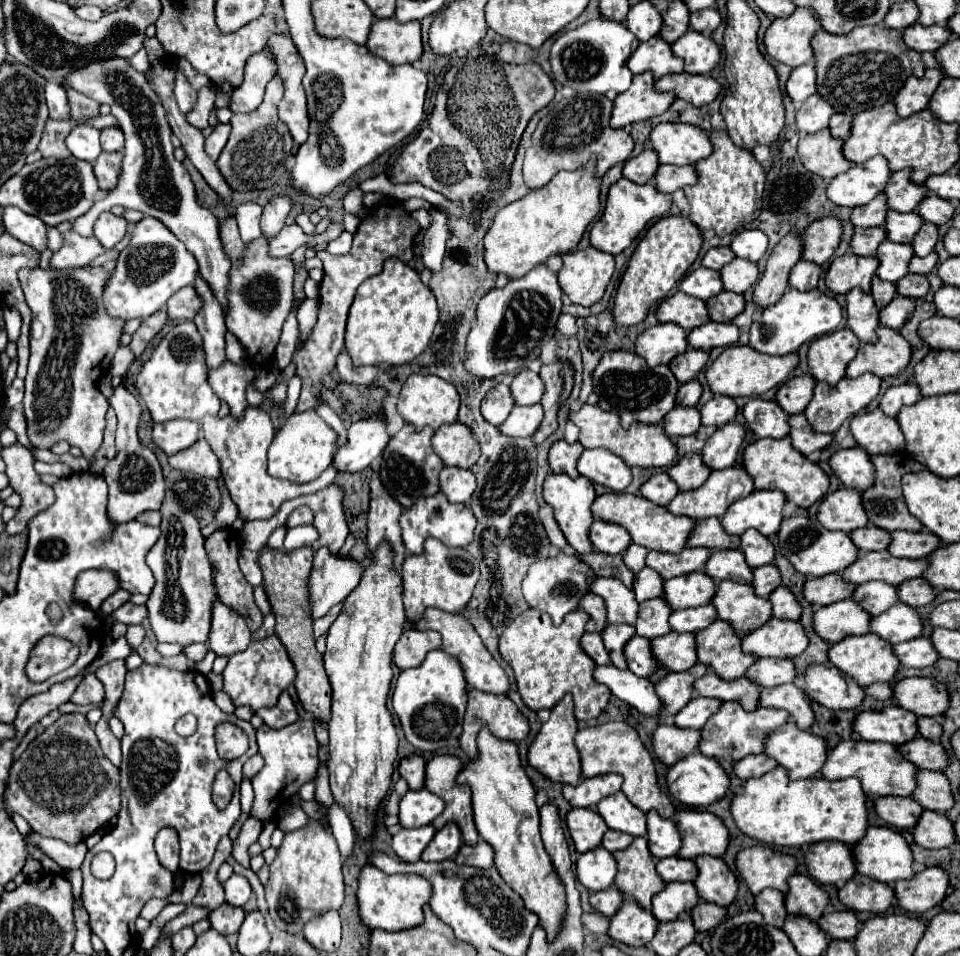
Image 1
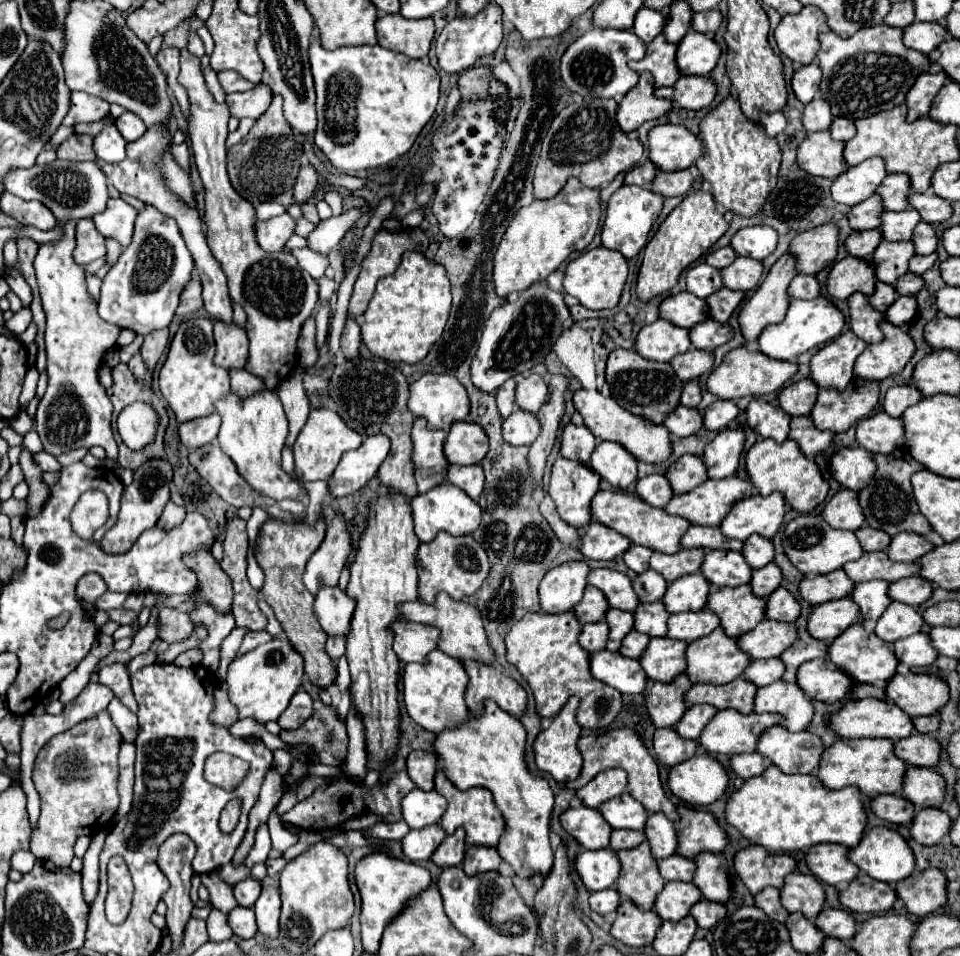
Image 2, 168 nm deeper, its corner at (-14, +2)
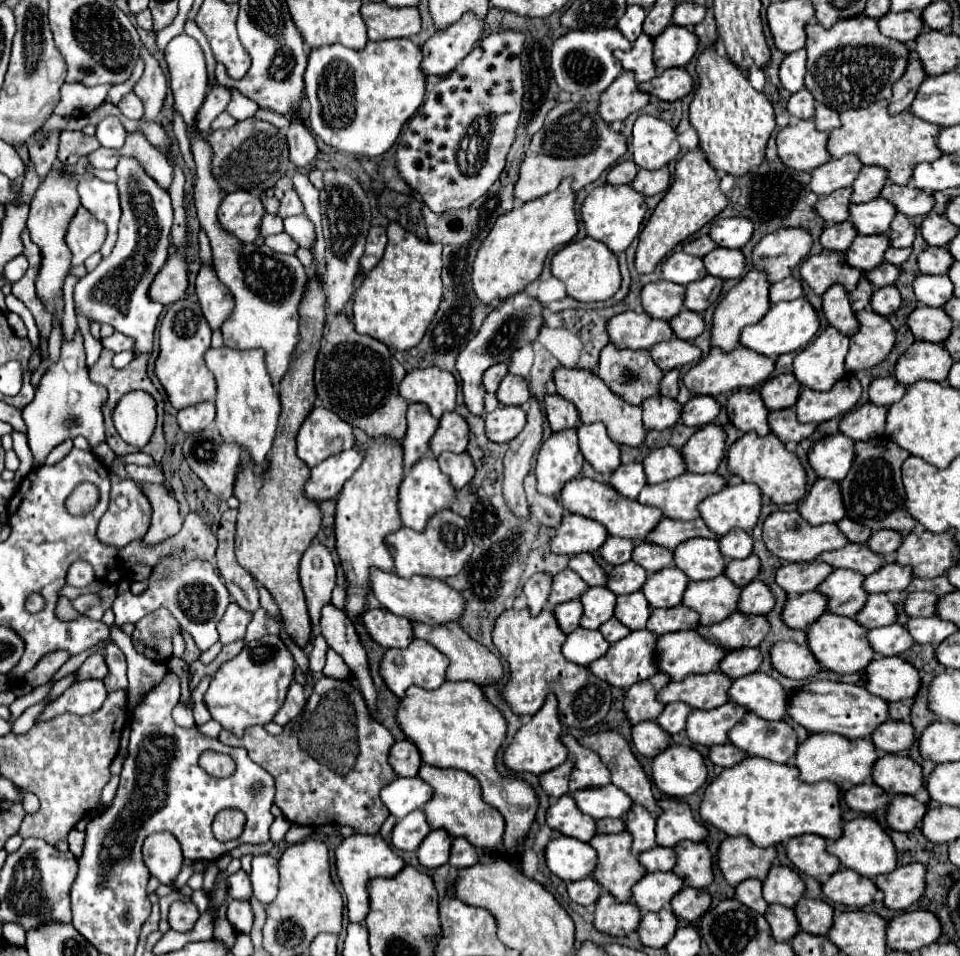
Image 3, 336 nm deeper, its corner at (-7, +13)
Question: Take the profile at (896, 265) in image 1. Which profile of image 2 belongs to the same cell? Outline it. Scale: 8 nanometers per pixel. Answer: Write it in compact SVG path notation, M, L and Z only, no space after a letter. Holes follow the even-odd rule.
M882 241L872 253L872 265L876 265L876 279L894 285L898 277L908 273L908 261L914 257L914 245Z

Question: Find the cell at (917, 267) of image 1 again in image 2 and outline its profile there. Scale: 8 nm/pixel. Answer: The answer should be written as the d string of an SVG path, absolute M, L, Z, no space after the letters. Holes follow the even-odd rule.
M932 253L932 255L924 255L924 257L914 255L914 257L912 257L912 261L908 263L908 269L910 269L912 273L920 275L920 273L924 273L926 269L930 269L930 267L934 265L934 261L936 261L936 259L938 259L938 255L936 255L936 253Z

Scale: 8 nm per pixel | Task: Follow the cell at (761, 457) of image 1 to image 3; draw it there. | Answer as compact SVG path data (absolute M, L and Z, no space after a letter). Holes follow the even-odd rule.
M755 432L743 434L727 454L729 470L743 478L743 482L753 482L761 488L765 496L769 496L775 504L791 504L799 502L807 494L807 472L801 464L801 460L785 448L785 444L775 436L759 436Z

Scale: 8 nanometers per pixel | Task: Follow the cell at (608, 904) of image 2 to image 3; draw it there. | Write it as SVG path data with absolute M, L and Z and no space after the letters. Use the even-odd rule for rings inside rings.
M585 878L585 880L571 882L567 886L567 892L569 892L569 898L573 902L577 902L581 906L593 906L599 900L603 888L597 886L597 882L593 878Z

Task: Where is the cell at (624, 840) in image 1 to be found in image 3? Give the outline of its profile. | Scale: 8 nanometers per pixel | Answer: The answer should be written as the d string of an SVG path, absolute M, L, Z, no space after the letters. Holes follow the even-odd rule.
M603 818L597 820L597 832L599 834L615 834L615 832L623 832L625 830L625 822L623 820L615 820L615 818Z

